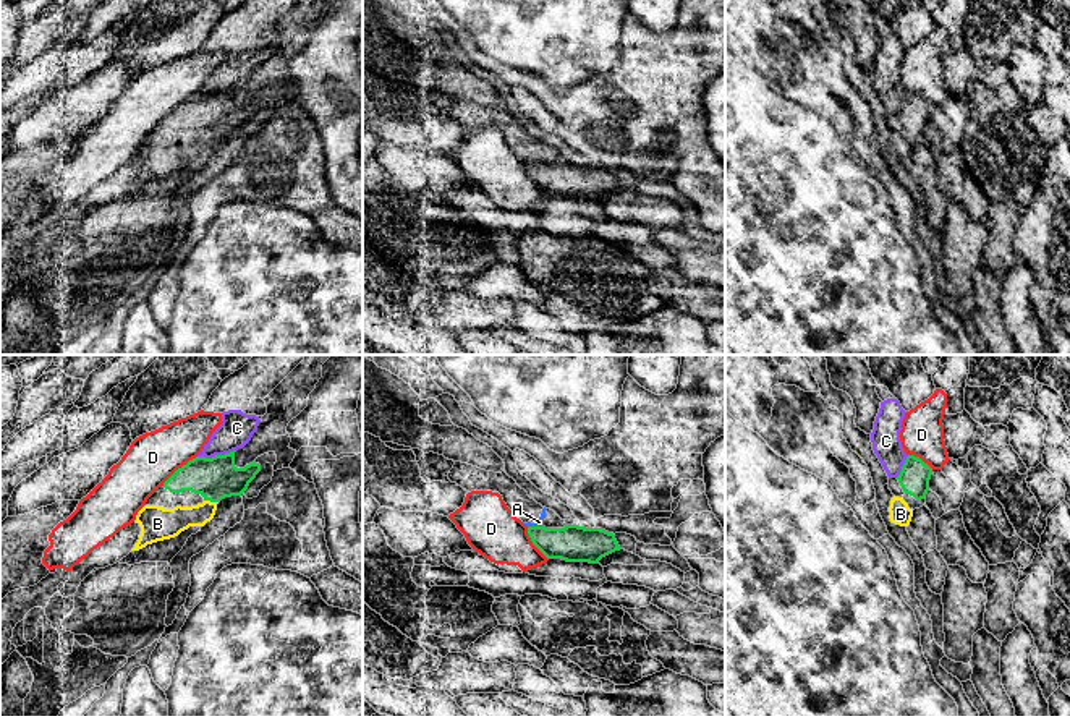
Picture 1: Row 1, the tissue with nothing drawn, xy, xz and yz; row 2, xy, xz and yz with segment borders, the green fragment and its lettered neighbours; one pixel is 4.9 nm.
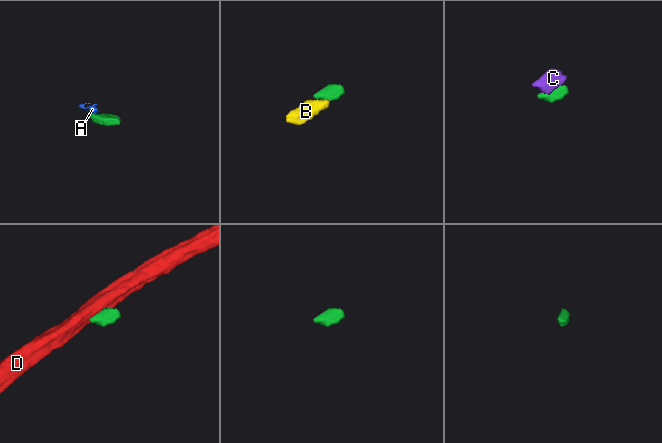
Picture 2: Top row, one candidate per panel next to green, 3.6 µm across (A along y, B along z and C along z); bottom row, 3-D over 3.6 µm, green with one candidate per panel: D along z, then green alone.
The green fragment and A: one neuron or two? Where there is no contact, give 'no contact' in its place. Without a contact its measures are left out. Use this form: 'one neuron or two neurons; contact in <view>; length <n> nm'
two neurons; contact in xz; length 60 nm

